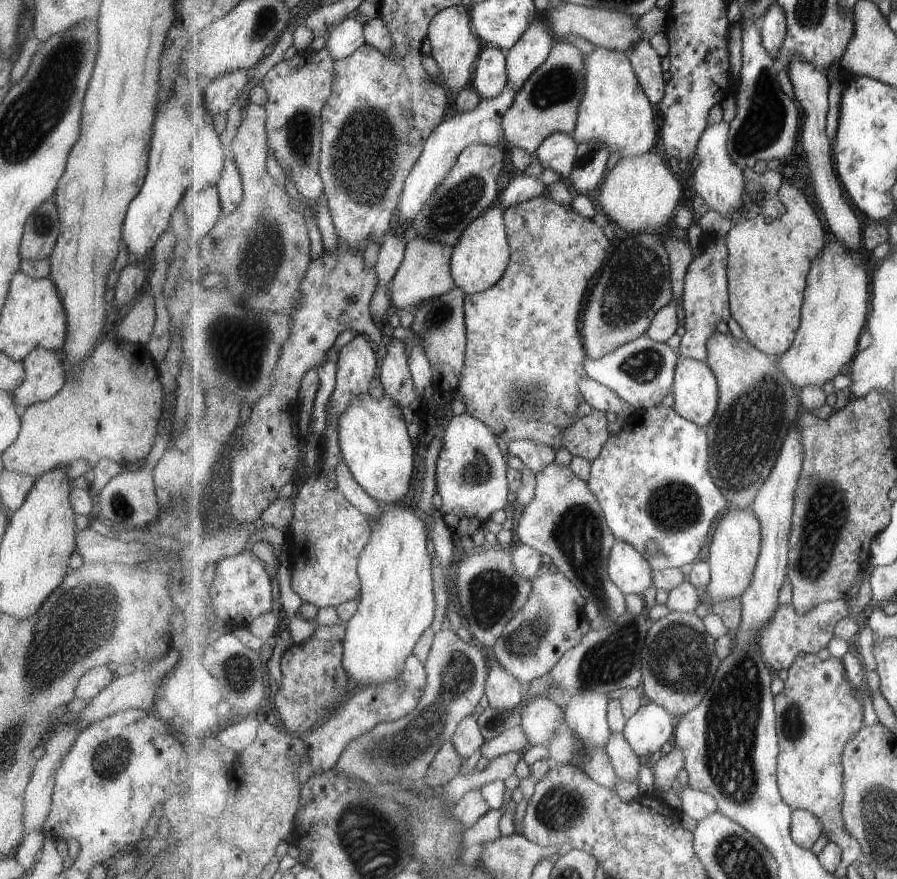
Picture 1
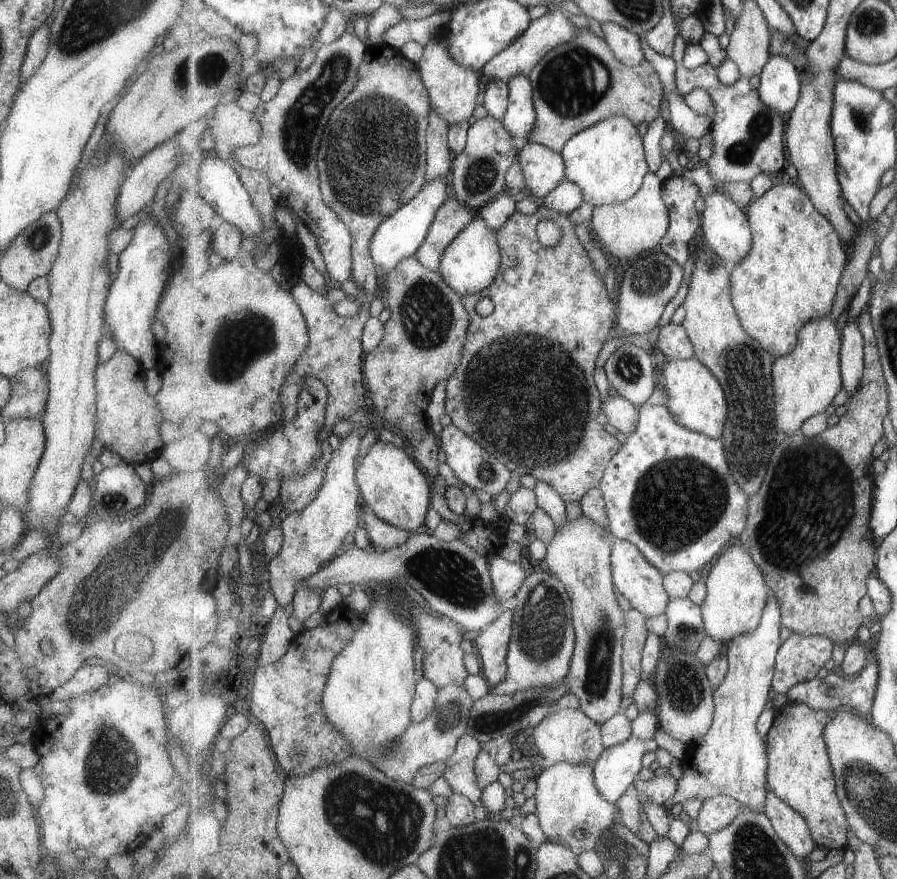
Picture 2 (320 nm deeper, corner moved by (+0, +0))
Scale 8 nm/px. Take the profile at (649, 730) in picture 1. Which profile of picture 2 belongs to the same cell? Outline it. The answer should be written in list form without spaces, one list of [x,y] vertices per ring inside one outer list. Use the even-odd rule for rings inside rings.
[[[635,734],[623,744],[605,748],[595,767],[601,796],[617,805],[621,796],[633,789],[641,768],[650,762],[657,748],[660,747],[655,738],[637,738]]]

